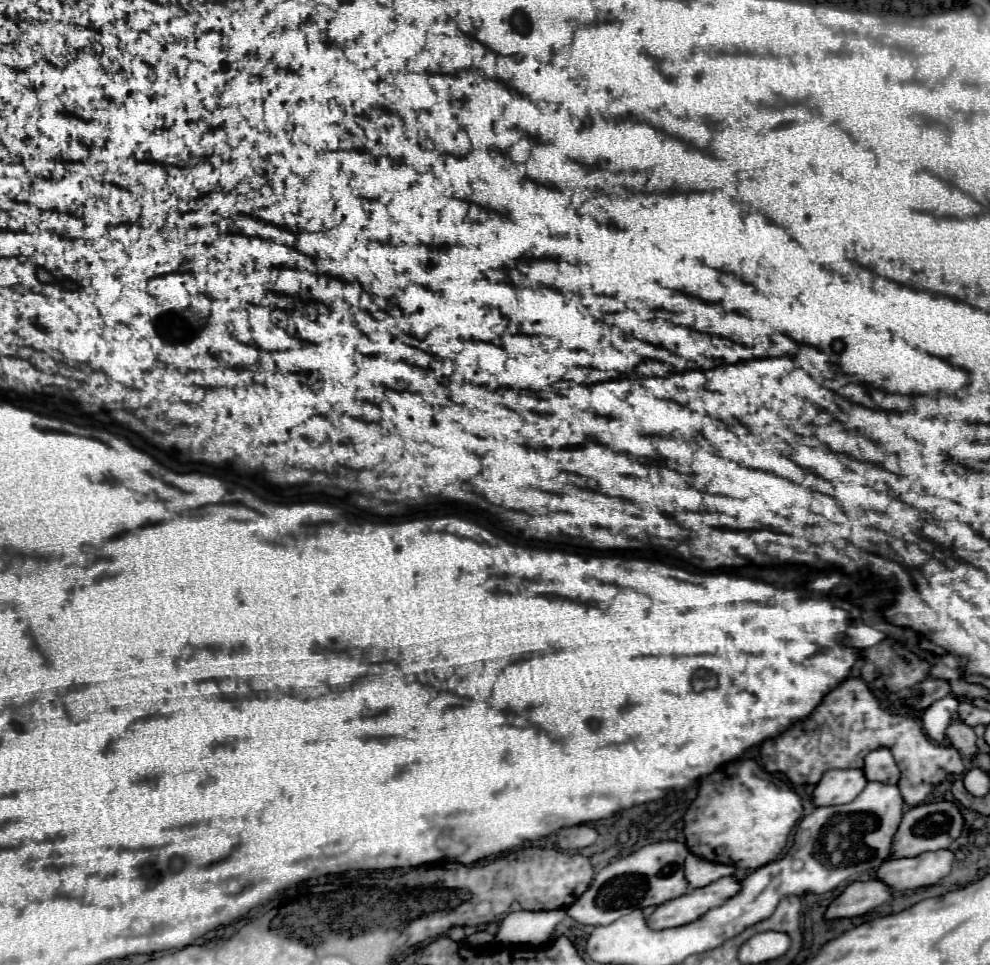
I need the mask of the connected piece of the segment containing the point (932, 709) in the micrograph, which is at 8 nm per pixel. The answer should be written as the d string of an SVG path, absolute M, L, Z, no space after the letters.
M946 695L944 699L940 701L934 701L922 715L922 725L924 725L924 731L926 735L940 743L944 741L946 737L946 729L950 725L950 721L954 719L954 713L958 709L958 703L960 699L956 695Z

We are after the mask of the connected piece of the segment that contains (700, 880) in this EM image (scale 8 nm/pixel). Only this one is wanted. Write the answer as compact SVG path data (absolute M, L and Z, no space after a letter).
M688 855L684 871L686 871L686 879L690 881L690 887L704 887L720 877L736 875L736 869L732 865L718 865L718 863L702 861L700 857L694 857L694 855Z

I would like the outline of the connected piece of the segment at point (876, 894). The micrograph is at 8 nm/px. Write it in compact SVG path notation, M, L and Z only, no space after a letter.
M878 879L868 881L856 881L850 883L826 909L824 919L844 919L844 917L858 917L868 913L870 909L876 909L878 905L892 899L890 889L880 883Z

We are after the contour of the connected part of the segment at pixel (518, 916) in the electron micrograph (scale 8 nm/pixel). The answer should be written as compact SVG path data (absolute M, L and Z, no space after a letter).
M562 909L514 911L500 923L496 941L504 945L542 945L556 937L556 925L566 917Z

